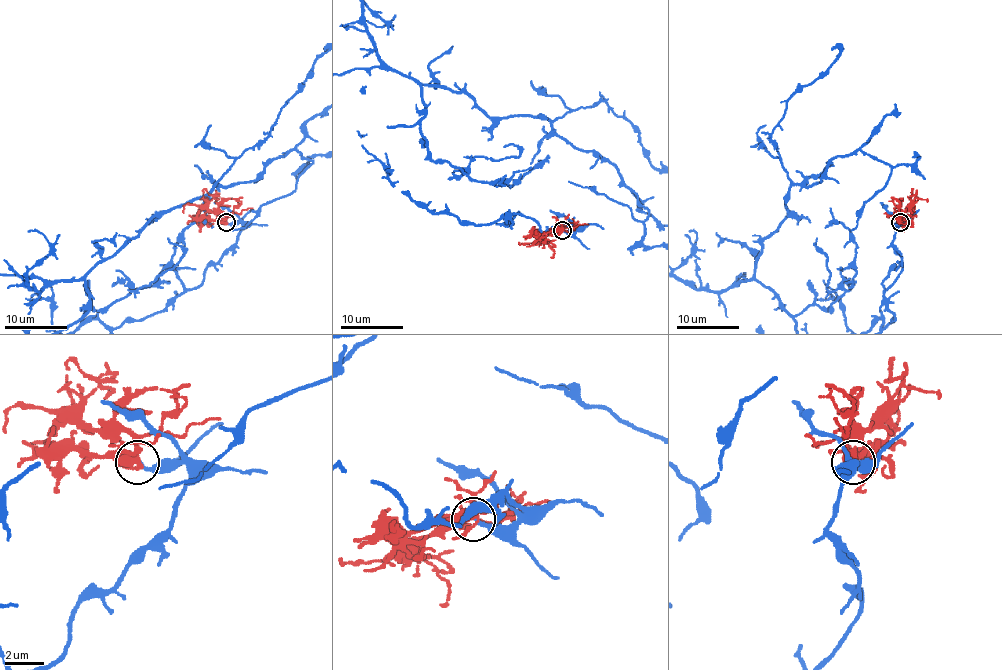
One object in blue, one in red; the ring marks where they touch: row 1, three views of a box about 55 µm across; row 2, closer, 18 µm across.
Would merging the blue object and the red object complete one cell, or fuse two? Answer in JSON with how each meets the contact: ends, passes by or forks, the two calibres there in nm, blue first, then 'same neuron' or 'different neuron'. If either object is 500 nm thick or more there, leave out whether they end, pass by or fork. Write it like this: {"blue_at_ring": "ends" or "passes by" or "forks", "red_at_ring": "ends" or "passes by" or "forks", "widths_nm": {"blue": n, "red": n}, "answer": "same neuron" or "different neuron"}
{"blue_at_ring": "ends", "red_at_ring": "forks", "widths_nm": {"blue": 200, "red": 320}, "answer": "different neuron"}

